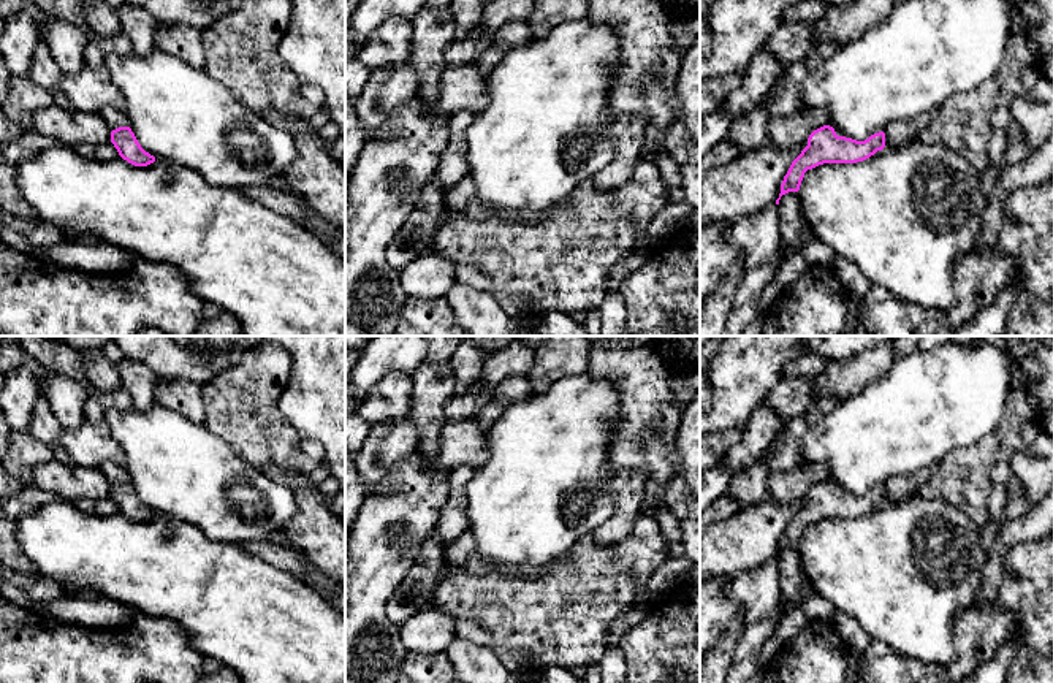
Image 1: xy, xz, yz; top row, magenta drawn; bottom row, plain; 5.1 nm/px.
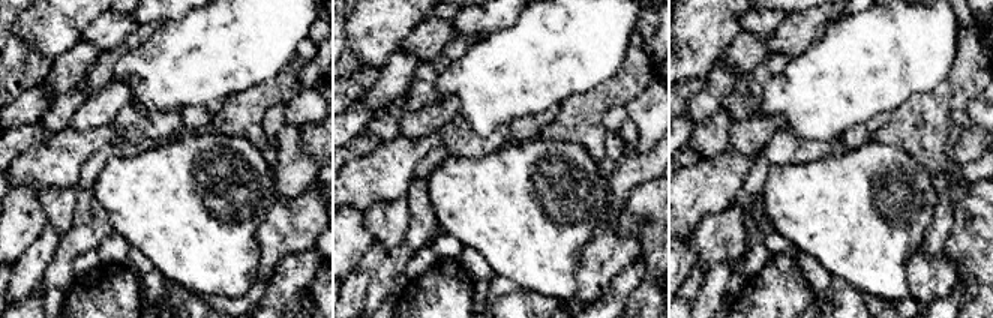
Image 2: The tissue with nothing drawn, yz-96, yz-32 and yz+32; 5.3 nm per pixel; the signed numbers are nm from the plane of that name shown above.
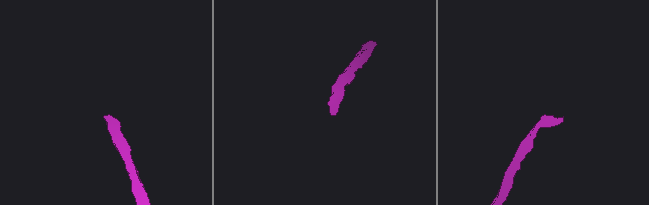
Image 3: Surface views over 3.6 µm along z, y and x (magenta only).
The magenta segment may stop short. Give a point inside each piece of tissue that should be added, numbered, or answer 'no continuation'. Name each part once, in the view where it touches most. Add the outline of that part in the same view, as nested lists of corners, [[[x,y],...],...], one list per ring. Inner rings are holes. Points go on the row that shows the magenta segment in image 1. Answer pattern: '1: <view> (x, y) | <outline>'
1: xy (114, 118) | [[[114,106],[103,108],[100,116],[108,124],[111,132],[119,127],[130,127],[127,116]]]

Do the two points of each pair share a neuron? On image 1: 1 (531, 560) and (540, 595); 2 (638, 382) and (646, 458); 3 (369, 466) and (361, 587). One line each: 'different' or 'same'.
1: different
2: same
3: different

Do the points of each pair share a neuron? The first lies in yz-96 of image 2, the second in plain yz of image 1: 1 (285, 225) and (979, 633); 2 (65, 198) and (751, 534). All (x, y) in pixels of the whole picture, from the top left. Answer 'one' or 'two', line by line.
1: one
2: two

